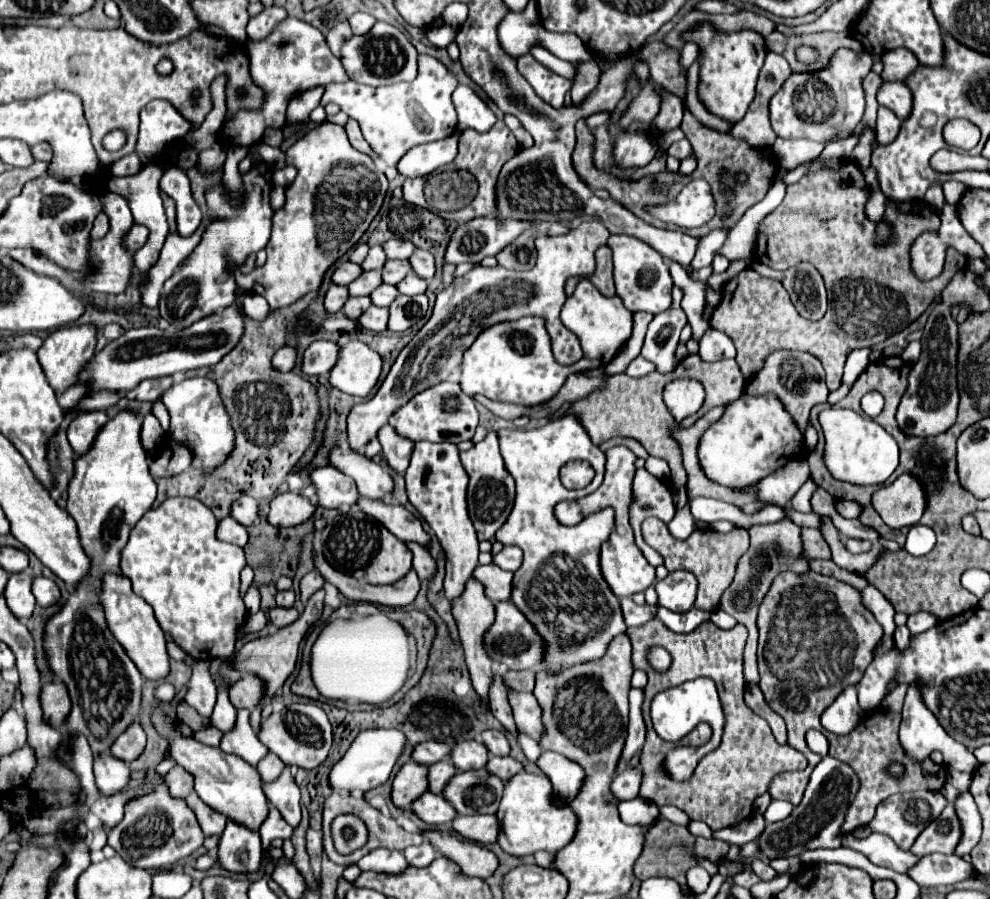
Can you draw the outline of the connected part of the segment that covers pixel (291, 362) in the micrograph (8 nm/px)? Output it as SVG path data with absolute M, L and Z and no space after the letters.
M290 346L280 348L272 358L272 364L280 372L290 372L296 366L296 348L290 348Z

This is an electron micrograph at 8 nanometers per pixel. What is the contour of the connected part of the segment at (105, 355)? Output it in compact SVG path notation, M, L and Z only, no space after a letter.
M234 302L230 308L224 308L222 312L216 312L212 316L206 316L204 320L192 324L186 330L158 330L154 326L128 330L120 338L108 342L104 350L94 356L84 368L84 374L80 374L80 382L92 382L94 390L116 390L116 392L128 392L136 388L146 378L160 378L160 376L174 376L174 374L186 374L190 370L198 370L202 366L214 366L218 364L244 336L244 316Z

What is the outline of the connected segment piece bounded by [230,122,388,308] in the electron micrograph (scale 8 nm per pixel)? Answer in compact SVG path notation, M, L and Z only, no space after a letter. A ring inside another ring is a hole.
M324 122L300 138L286 152L286 162L298 168L298 176L286 188L284 208L272 216L266 264L248 276L230 266L238 286L264 296L270 308L284 308L308 292L320 290L328 268L368 230L388 190L388 180L376 170L374 160L352 148L344 126L332 122ZM300 212L304 212L302 218Z

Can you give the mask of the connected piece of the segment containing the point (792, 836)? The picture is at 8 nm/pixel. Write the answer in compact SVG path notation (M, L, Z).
M828 754L822 756L820 764L810 774L808 786L804 790L802 802L792 810L792 814L786 820L768 824L766 830L760 836L760 848L766 858L778 858L778 856L800 856L804 850L814 848L840 848L842 846L842 824L848 806L854 802L856 792L860 788L860 780L848 764L830 758Z

